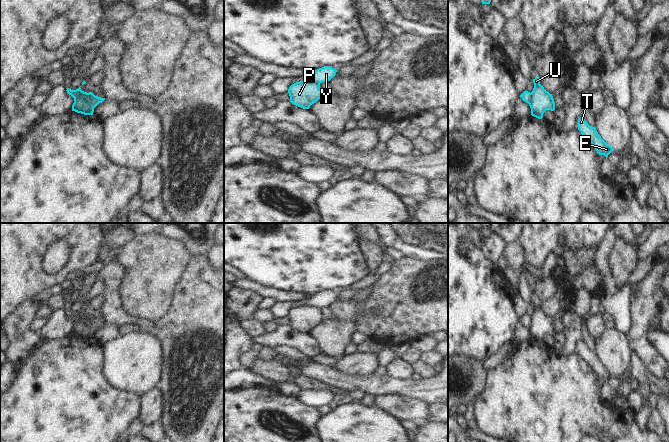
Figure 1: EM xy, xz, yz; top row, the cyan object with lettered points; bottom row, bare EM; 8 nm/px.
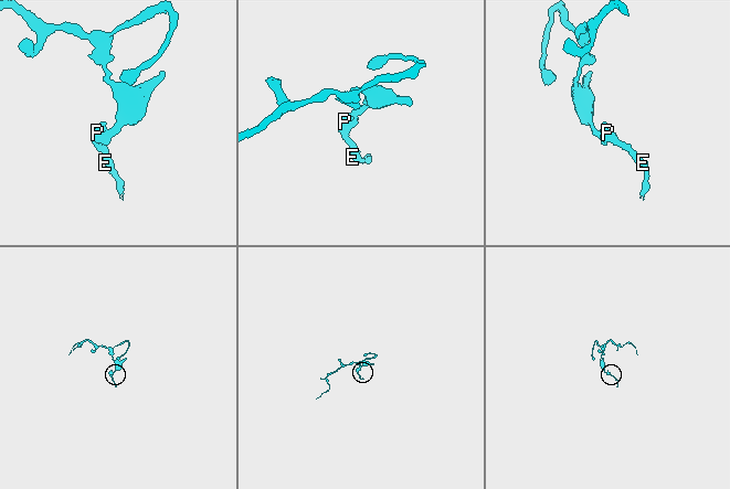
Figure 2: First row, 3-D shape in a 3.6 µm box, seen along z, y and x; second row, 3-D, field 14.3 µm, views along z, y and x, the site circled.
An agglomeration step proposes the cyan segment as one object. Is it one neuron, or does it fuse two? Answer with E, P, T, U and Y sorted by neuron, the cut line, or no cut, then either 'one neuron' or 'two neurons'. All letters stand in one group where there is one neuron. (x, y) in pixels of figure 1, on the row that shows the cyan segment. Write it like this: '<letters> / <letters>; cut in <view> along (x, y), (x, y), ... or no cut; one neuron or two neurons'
E P T U / Y; cut in xy along (93, 95), (91, 99), (97, 104); two neurons

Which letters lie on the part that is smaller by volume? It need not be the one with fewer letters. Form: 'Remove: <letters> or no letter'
Remove: E, P, T, U

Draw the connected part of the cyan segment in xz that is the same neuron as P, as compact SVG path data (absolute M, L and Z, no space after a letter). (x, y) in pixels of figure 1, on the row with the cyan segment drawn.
M310 78L292 84L288 93L290 102L303 109L309 109L312 104L323 97L320 83L313 82Z

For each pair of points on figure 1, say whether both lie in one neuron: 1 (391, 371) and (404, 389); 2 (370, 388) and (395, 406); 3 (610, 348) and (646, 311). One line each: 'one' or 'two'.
1: two
2: two
3: two

